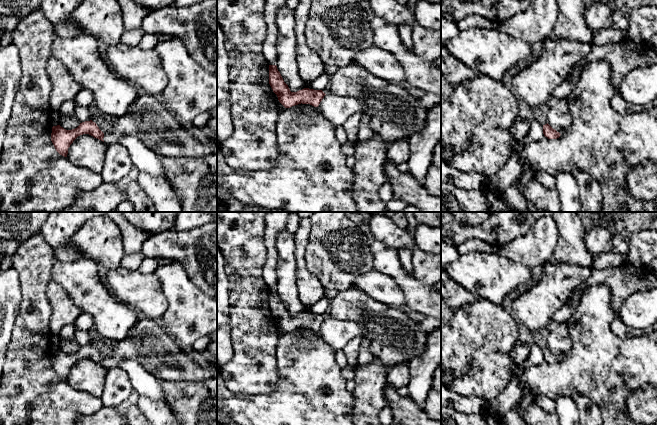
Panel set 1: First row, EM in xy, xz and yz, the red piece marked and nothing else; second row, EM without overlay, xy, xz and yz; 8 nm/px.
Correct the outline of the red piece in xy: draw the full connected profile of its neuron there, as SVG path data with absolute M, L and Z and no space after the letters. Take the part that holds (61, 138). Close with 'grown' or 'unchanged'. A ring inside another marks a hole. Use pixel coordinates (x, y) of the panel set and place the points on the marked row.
M140 92L127 112L112 118L112 123L112 130L107 133L103 133L92 120L82 122L72 130L60 125L53 126L51 141L56 151L64 157L67 157L73 141L83 134L89 134L107 145L118 143L122 136L135 136L163 157L199 158L215 153L210 146L201 143L187 131L160 96Z | grown

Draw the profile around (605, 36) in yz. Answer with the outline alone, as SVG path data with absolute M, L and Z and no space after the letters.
M602 29L593 33L593 39L591 41L591 46L601 46L609 43L618 43L628 38L627 29Z

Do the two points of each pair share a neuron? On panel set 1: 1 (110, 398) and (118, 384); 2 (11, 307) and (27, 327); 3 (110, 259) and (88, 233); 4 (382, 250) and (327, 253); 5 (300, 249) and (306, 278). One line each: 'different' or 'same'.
1: same
2: different
3: same
4: different
5: same

